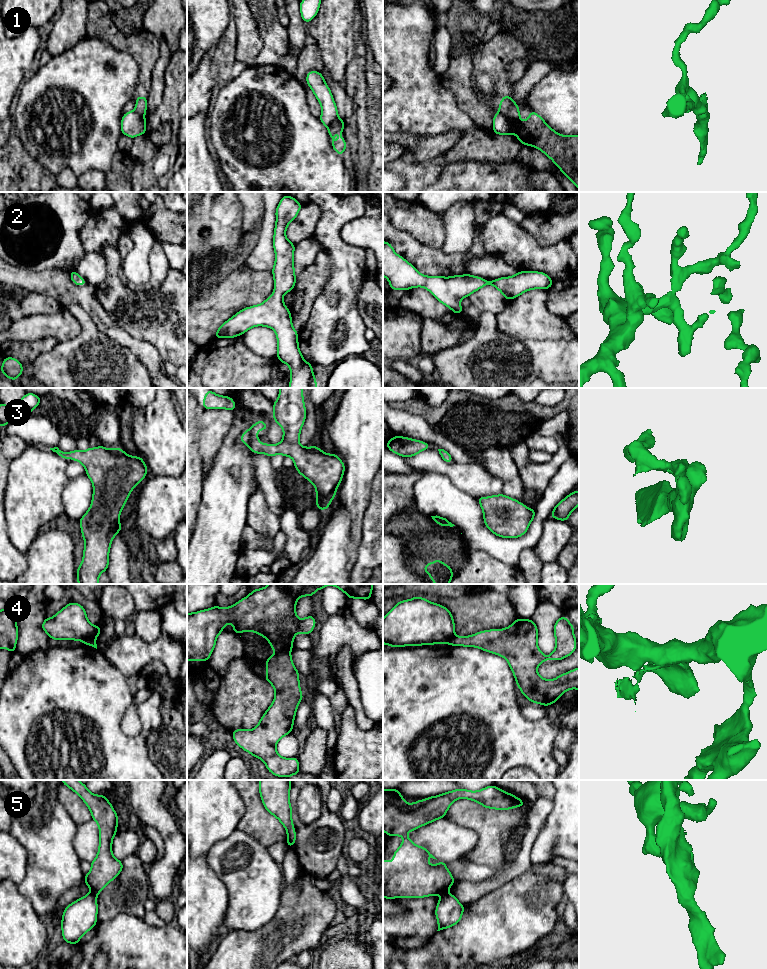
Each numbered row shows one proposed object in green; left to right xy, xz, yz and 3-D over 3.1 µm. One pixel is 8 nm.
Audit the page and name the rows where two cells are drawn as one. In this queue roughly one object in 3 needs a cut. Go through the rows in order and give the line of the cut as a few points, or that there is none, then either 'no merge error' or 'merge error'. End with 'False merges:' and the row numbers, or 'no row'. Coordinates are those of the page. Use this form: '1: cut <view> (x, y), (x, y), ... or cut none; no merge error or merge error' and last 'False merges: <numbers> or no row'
1: cut yz (499, 111), (514, 124), (516, 133); merge error
2: cut none; no merge error
3: cut none; no merge error
4: cut xz (289, 650), (279, 650), (275, 653); merge error
5: cut xy (91, 892), (95, 896); merge error
False merges: 1, 4, 5

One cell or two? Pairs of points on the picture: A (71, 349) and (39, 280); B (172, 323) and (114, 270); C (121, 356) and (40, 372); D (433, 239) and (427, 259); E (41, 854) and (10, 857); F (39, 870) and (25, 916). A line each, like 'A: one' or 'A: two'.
A: two
B: one
C: one
D: two
E: two
F: two

